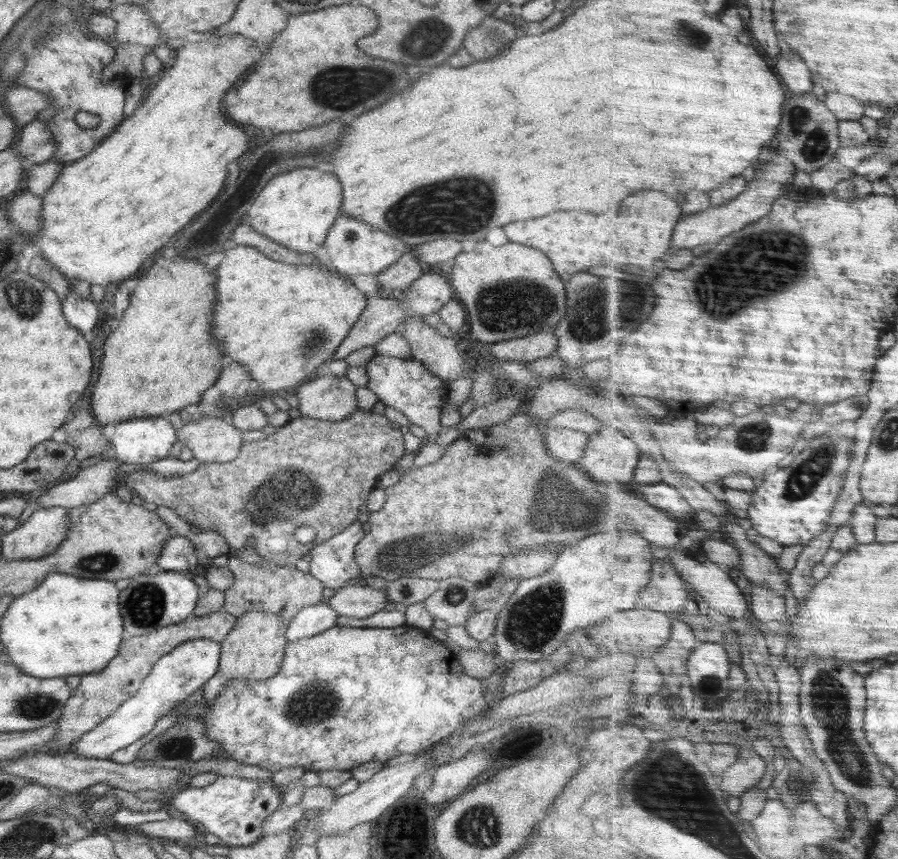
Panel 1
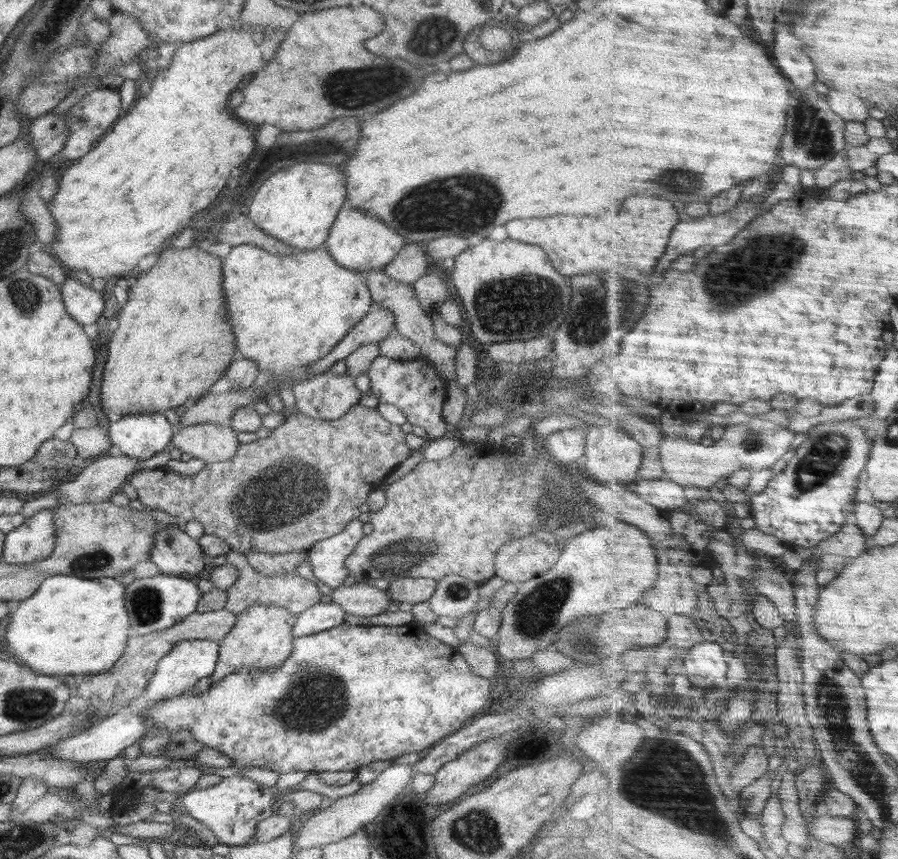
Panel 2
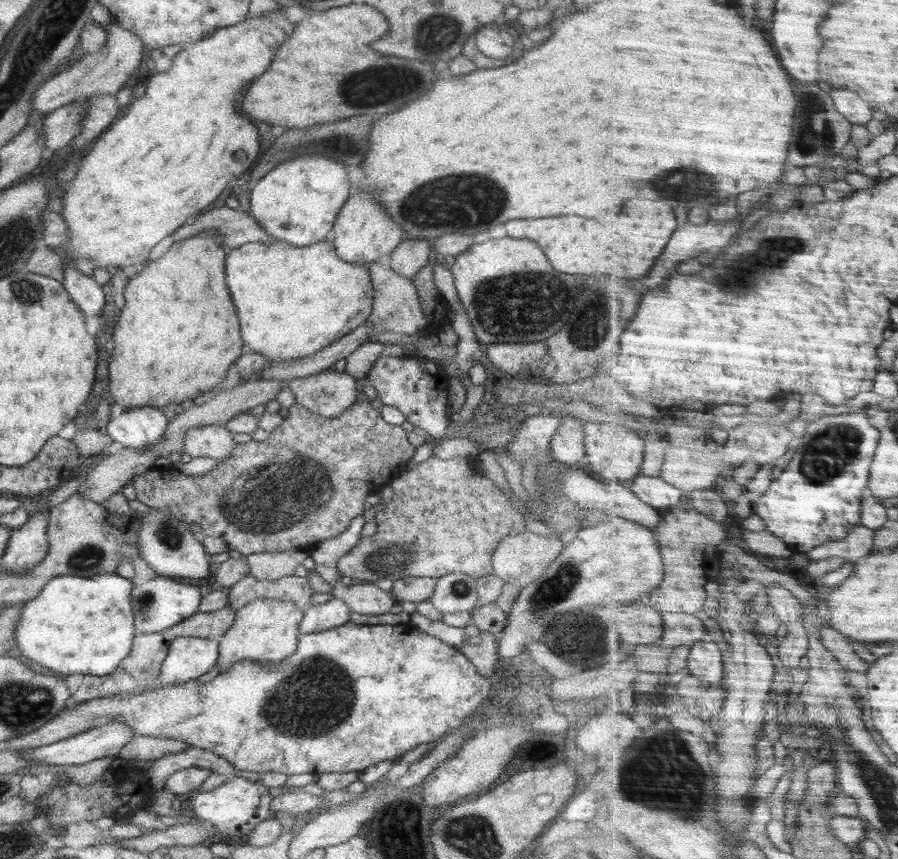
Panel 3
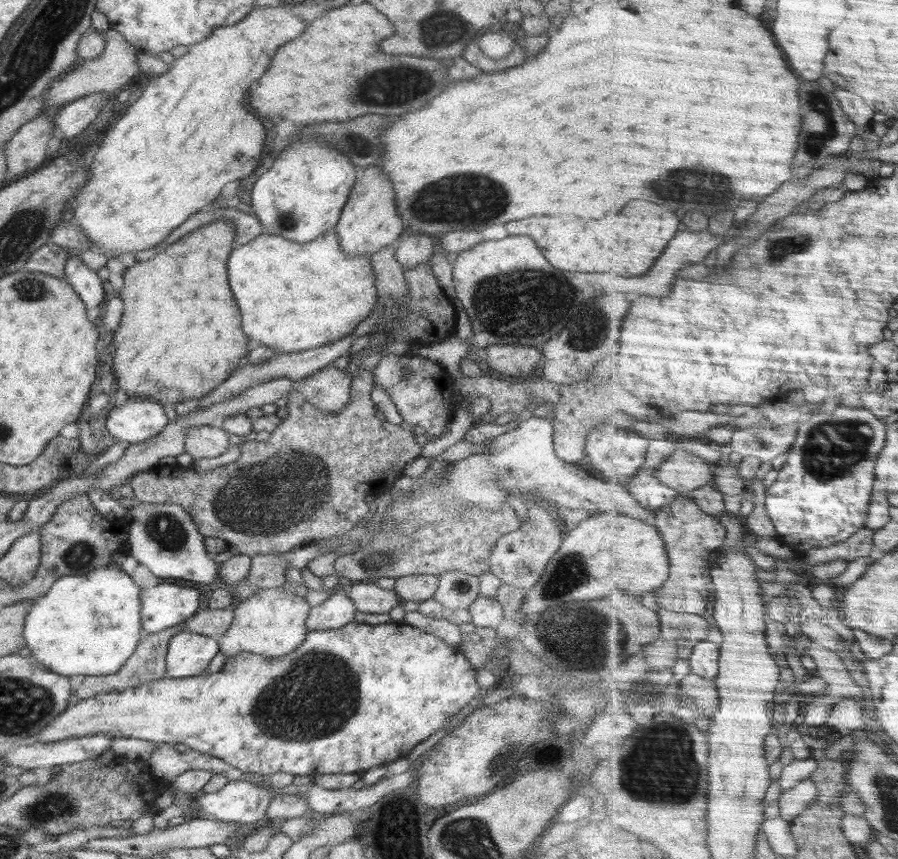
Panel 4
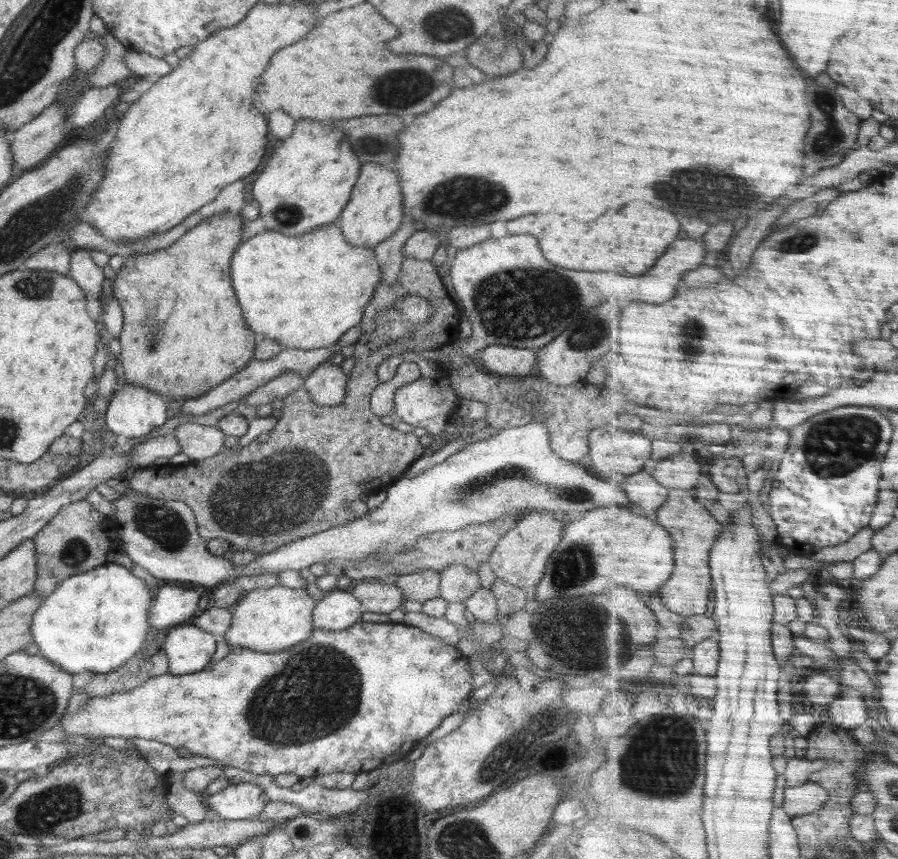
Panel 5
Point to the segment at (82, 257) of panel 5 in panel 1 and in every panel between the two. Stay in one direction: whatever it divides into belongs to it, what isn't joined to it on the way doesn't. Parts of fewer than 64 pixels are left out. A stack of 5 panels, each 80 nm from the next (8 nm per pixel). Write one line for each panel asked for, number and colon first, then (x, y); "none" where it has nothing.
1: (82, 313)
2: (84, 304)
3: (87, 295)
4: (85, 282)

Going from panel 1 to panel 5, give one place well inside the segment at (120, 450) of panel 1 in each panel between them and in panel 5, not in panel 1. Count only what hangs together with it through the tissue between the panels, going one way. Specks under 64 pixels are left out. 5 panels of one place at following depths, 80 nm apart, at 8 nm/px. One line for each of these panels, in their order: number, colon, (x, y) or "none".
2: (140, 436)
3: (139, 428)
4: (133, 420)
5: (134, 411)

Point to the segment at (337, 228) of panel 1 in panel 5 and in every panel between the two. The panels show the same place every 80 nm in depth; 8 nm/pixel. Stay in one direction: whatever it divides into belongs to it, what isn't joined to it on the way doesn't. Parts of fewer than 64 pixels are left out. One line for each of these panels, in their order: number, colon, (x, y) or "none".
2: (359, 241)
3: (363, 233)
4: (369, 220)
5: (375, 210)

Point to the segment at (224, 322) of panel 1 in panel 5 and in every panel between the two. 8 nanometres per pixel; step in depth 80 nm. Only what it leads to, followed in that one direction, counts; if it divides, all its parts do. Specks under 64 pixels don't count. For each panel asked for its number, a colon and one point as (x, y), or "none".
2: (288, 311)
3: (292, 302)
4: (294, 297)
5: (305, 291)

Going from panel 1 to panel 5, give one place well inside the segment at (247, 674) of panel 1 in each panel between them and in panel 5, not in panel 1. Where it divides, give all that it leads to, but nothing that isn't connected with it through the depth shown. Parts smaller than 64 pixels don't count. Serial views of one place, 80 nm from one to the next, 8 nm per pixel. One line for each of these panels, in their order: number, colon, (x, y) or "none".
2: (261, 638)
3: (265, 629)
4: (272, 622)
5: (269, 620)

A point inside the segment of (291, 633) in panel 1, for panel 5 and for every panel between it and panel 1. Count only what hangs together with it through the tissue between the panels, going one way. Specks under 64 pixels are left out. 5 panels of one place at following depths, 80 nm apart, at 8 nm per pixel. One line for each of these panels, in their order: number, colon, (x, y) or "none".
2: (322, 616)
3: (333, 613)
4: (338, 610)
5: (338, 610)

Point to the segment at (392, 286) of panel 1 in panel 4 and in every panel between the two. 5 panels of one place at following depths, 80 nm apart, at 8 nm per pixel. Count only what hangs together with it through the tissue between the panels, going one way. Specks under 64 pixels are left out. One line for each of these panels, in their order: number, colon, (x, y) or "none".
2: (410, 263)
3: (411, 254)
4: (413, 249)

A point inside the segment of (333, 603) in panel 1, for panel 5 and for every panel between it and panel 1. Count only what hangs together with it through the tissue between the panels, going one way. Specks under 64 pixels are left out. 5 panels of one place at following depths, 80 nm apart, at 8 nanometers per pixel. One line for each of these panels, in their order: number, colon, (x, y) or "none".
2: (363, 599)
3: (365, 598)
4: (368, 597)
5: (375, 597)

